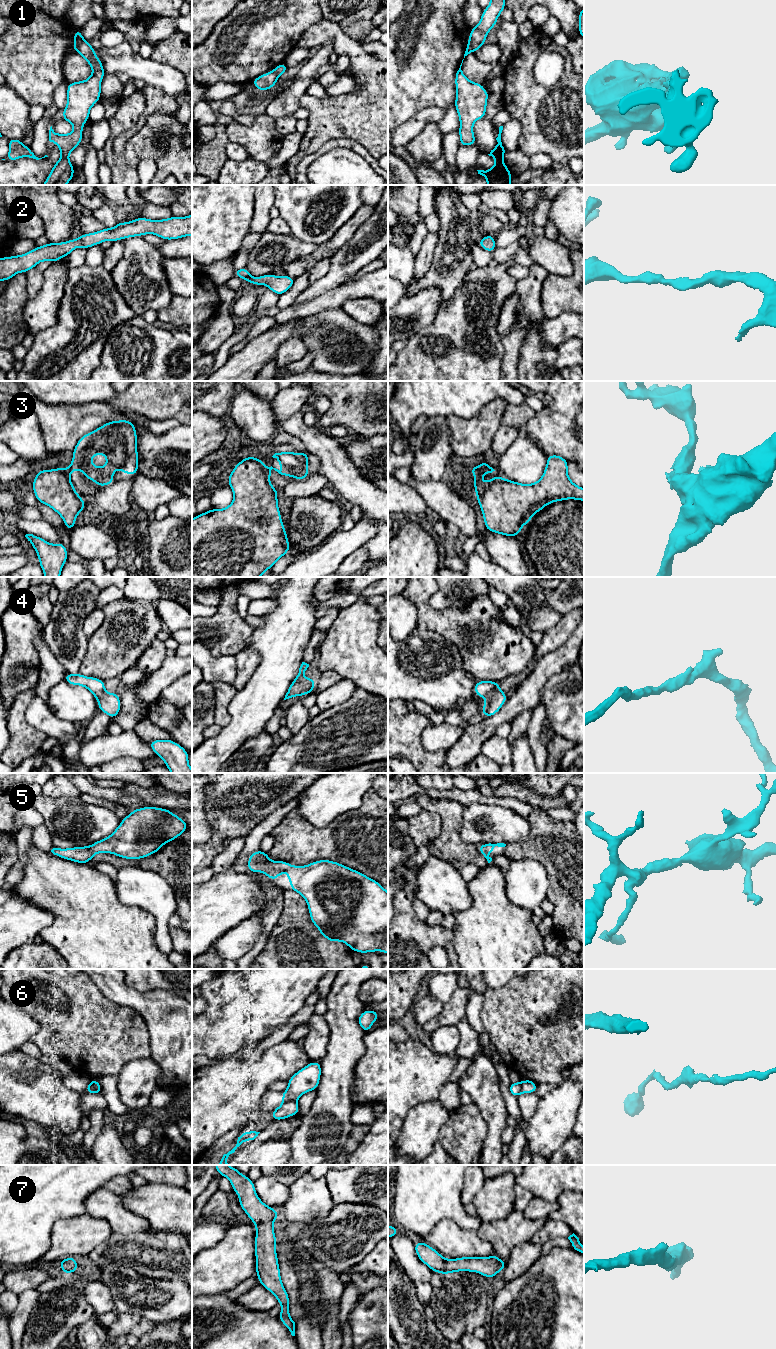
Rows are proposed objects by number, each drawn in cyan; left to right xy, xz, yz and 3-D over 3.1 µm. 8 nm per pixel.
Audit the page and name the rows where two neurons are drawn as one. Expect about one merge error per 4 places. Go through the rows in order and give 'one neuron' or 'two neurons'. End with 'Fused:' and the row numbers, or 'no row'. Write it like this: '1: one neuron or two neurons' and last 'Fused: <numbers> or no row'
1: two neurons
2: one neuron
3: two neurons
4: one neuron
5: one neuron
6: two neurons
7: one neuron
Fused: 1, 3, 6

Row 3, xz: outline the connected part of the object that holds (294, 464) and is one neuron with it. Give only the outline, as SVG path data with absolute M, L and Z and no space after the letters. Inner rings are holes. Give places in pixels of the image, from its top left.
M291 451L275 453L272 457L278 460L283 469L280 471L272 466L266 467L266 475L268 479L270 479L272 469L285 477L295 476L296 478L293 479L293 481L305 479L309 475L309 454L308 451L306 453L293 453Z

